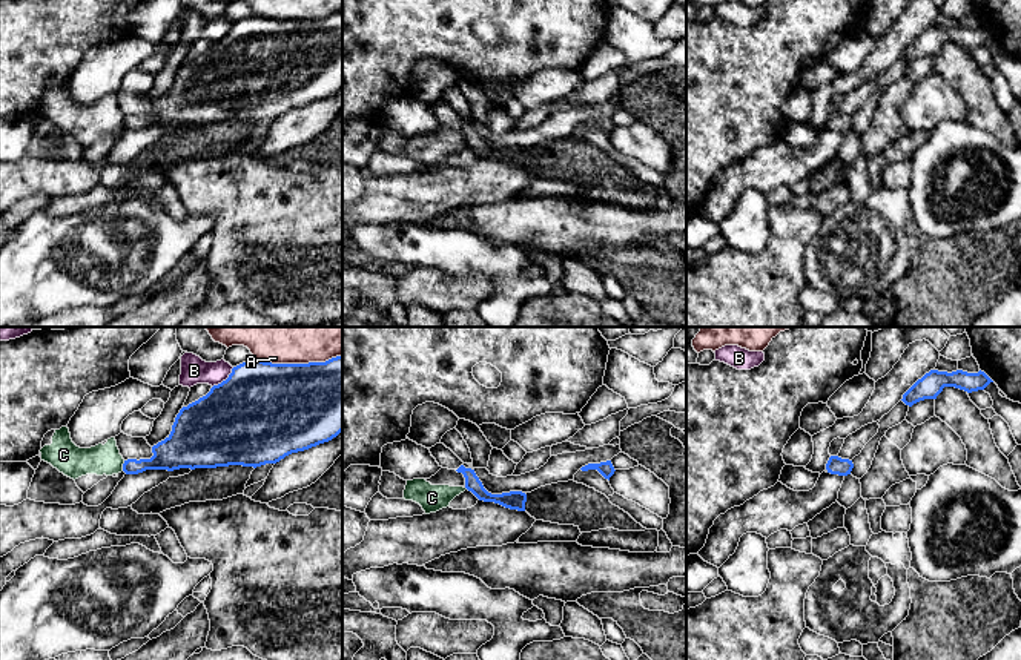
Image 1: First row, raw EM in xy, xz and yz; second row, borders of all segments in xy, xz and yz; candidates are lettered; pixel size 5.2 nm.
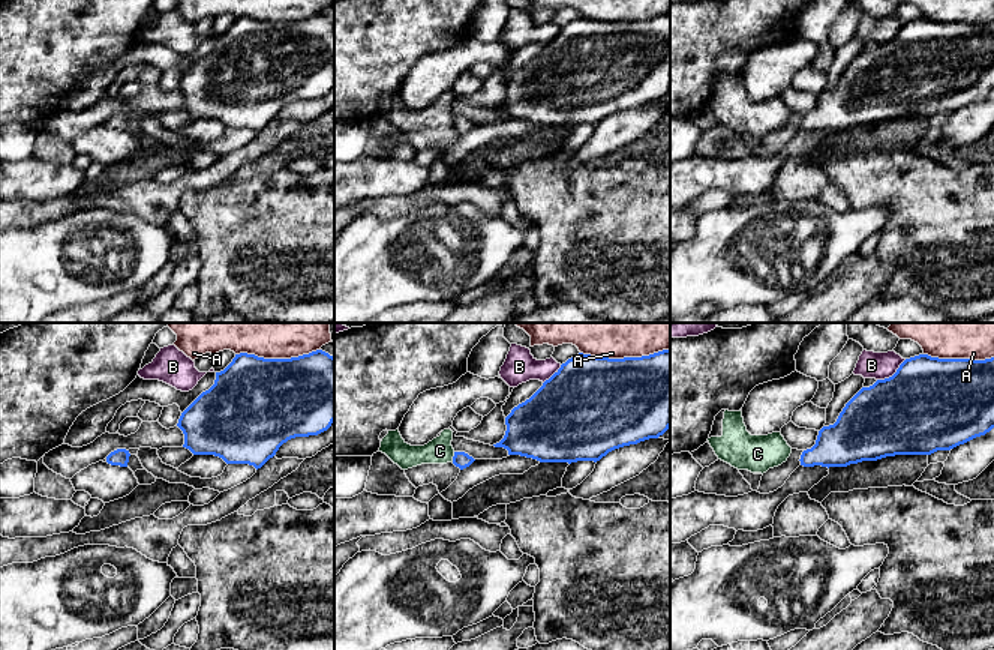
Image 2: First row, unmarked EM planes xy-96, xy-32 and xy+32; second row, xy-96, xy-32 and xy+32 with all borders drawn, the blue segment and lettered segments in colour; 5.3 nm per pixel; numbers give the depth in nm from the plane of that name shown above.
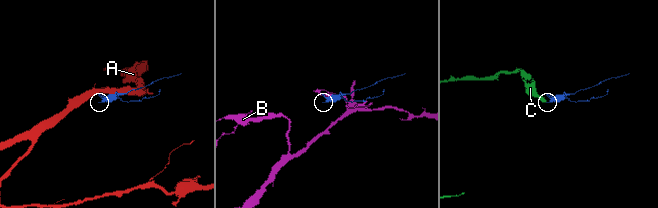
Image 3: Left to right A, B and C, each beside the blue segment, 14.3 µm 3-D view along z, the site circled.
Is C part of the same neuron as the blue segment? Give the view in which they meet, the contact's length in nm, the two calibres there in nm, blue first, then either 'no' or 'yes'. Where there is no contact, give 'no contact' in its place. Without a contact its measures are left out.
xy | 60 nm | 160/160 nm | no

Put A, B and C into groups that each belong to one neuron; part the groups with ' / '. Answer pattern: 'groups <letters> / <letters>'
groups A / B / C

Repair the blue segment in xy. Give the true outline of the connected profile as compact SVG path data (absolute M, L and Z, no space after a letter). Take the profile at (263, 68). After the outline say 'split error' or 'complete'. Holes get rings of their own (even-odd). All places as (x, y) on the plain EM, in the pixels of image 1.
M342 12L325 18L272 20L252 14L226 37L183 63L170 91L152 103L150 115L127 115L126 130L146 126L261 123L329 98L342 87Z; complete

